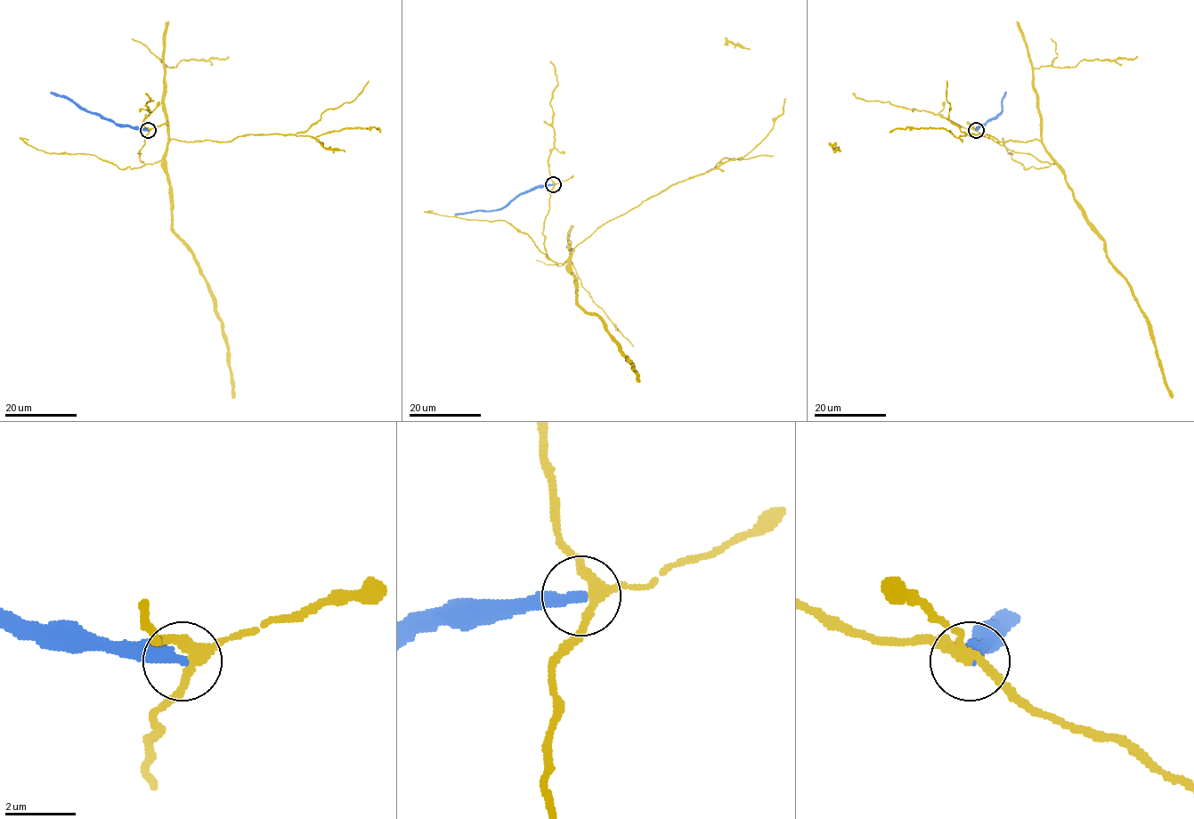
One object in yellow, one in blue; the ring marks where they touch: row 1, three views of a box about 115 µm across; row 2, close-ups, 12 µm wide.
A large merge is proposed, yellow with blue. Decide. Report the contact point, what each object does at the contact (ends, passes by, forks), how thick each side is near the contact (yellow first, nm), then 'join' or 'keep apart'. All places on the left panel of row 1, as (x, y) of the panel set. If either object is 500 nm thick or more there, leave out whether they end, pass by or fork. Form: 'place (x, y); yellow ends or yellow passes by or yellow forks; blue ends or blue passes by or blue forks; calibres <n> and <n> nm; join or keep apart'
place (148, 130); yellow forks; blue ends; calibres 280 and 320 nm; keep apart

